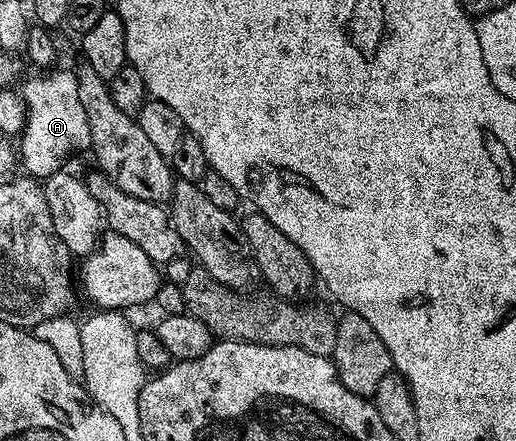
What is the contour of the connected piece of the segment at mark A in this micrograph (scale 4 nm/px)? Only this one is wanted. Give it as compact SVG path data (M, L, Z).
M70 71L61 74L60 84L30 80L20 87L20 94L26 102L26 122L18 140L18 156L28 176L45 180L52 173L61 171L74 152L87 149L91 142L88 118L81 105L78 78Z

